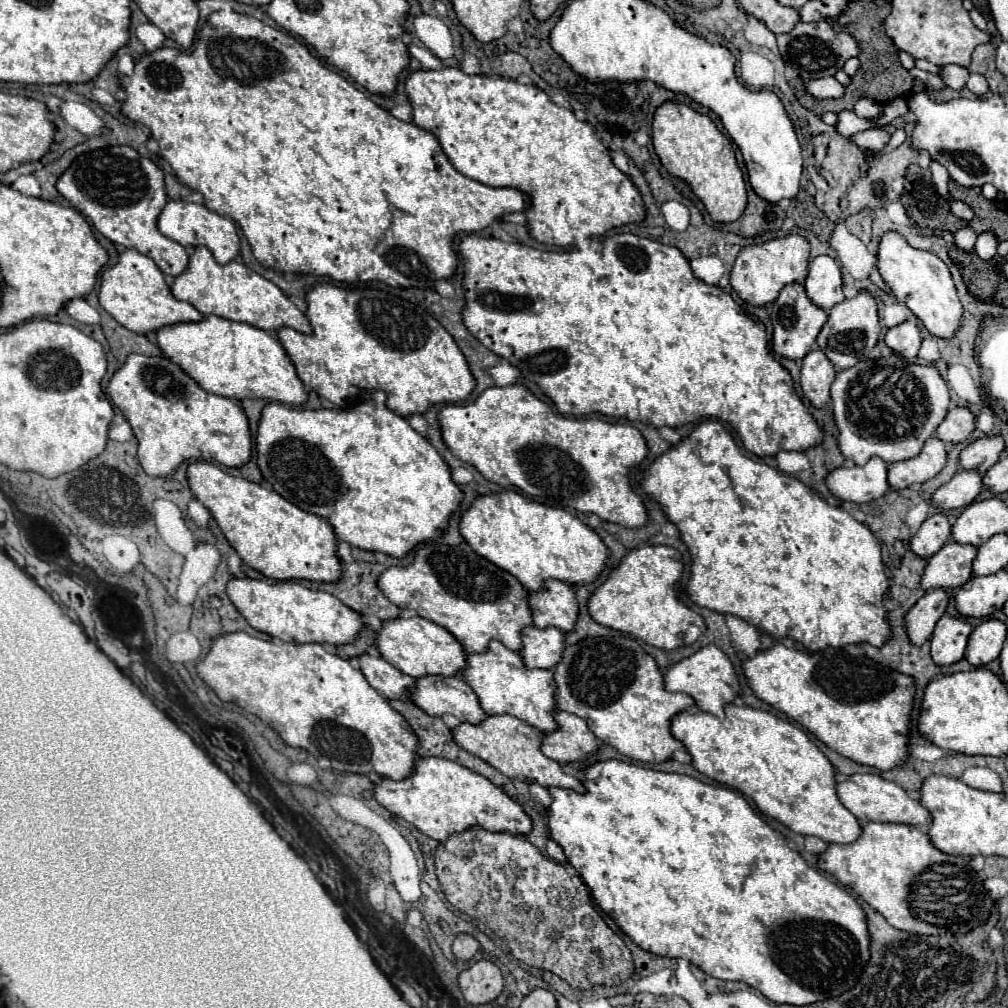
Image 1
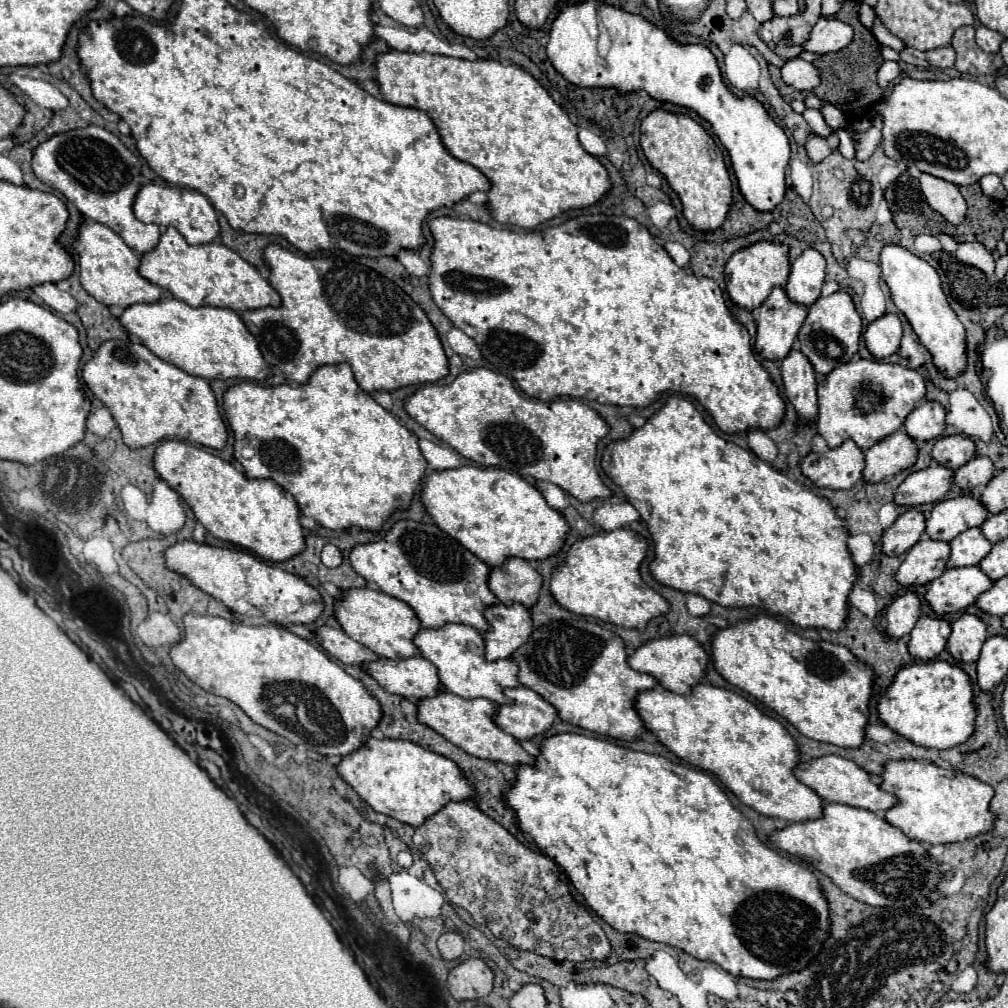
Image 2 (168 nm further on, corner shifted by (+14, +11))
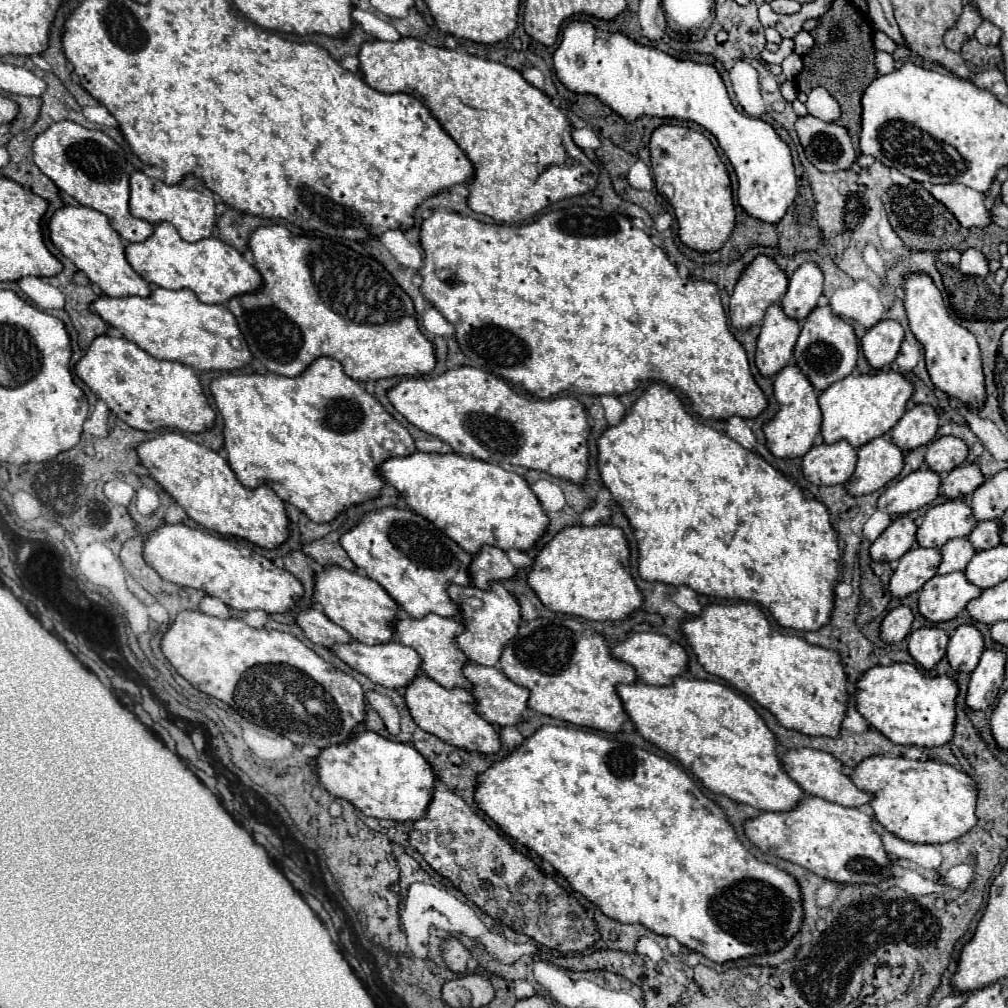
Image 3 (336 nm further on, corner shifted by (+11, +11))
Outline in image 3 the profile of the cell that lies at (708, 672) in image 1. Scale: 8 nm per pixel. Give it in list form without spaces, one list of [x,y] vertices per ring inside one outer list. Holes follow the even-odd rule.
[[[637,633],[637,635],[625,639],[623,643],[619,643],[615,649],[611,649],[611,653],[617,659],[633,665],[639,679],[649,685],[667,687],[673,683],[675,677],[681,677],[683,673],[689,671],[689,655],[687,655],[685,647],[679,645],[677,641],[669,639],[667,635],[659,635],[659,633]]]

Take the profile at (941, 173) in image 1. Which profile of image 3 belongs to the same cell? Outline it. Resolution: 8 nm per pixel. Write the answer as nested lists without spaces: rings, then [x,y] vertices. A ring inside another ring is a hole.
[[[961,183],[931,185],[929,193],[937,201],[943,201],[963,227],[985,227],[991,223],[989,211],[983,205],[983,195]]]

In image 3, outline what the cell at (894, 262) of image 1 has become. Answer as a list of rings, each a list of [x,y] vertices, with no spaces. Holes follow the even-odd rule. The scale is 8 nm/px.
[[[917,271],[905,275],[903,291],[905,291],[903,303],[905,303],[909,327],[915,339],[925,347],[925,363],[933,385],[943,393],[967,403],[971,409],[979,409],[985,401],[985,387],[983,387],[981,355],[975,335],[969,329],[963,329],[963,325],[955,323],[955,319],[949,315],[943,303],[943,295],[933,283],[929,273]]]

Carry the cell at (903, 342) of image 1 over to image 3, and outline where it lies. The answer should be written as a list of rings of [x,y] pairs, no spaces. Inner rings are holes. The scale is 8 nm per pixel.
[[[885,319],[865,333],[865,337],[861,339],[861,349],[871,367],[881,369],[895,361],[901,341],[903,341],[903,327],[899,325],[899,321]]]

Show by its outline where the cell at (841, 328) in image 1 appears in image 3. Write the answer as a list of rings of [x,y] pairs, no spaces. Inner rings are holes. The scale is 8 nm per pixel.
[[[829,305],[815,307],[805,317],[801,335],[795,345],[795,361],[801,367],[801,371],[809,377],[815,389],[823,391],[831,383],[853,373],[855,363],[857,363],[857,353],[859,353],[859,347],[857,347],[857,337],[855,337],[853,327],[841,317],[837,317]]]

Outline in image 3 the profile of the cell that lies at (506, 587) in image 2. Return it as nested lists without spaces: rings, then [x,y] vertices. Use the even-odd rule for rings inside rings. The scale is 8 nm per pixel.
[[[485,545],[481,549],[481,553],[473,557],[469,573],[471,573],[471,583],[475,587],[491,589],[491,581],[513,579],[517,571],[511,565],[511,561],[503,549]]]

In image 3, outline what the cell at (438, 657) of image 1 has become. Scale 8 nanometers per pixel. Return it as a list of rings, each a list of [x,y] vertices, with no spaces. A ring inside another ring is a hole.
[[[327,567],[315,579],[315,601],[323,607],[325,615],[349,631],[353,639],[365,645],[383,645],[395,639],[395,621],[399,617],[399,607],[391,595],[373,579],[359,575],[355,571],[345,571],[341,567]]]

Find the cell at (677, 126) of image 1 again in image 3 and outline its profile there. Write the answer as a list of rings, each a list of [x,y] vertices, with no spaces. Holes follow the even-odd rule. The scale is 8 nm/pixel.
[[[661,125],[649,139],[651,169],[657,191],[673,205],[679,221],[679,237],[697,251],[717,251],[735,225],[731,179],[713,143],[685,125]]]

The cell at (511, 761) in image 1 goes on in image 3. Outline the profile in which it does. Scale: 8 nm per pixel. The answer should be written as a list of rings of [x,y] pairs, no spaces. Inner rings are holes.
[[[419,673],[415,681],[405,689],[405,703],[415,719],[415,723],[427,731],[437,735],[449,745],[467,749],[467,751],[479,751],[485,755],[495,755],[501,749],[501,739],[497,729],[479,717],[475,709],[475,697],[467,689],[445,689],[439,683],[431,681],[427,675]]]

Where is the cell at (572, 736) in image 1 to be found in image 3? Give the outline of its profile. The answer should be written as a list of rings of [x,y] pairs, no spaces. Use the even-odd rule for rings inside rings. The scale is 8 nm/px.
[[[469,663],[463,669],[465,677],[473,683],[473,695],[477,699],[477,713],[485,717],[491,725],[497,727],[507,727],[507,725],[521,725],[523,723],[523,713],[527,711],[527,701],[529,701],[529,689],[513,683],[507,679],[501,671],[493,667],[483,667],[477,663]]]

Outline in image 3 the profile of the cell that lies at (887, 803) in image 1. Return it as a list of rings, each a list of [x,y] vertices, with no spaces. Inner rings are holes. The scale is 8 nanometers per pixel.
[[[793,749],[793,751],[785,753],[781,757],[781,761],[783,761],[787,775],[795,783],[799,783],[805,793],[809,793],[813,797],[821,797],[821,799],[827,799],[831,803],[845,805],[845,807],[863,807],[863,805],[871,803],[871,793],[857,789],[855,783],[851,781],[851,777],[845,775],[843,763],[837,757],[831,757],[831,753],[823,753],[823,751],[815,751],[815,749]]]

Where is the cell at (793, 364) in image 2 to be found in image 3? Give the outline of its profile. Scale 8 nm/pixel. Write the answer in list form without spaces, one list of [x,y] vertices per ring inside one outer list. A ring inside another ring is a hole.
[[[797,365],[783,367],[773,377],[773,387],[781,409],[775,415],[775,419],[763,429],[767,437],[767,445],[775,457],[803,457],[811,449],[813,439],[821,427],[821,409],[817,405],[817,389],[811,385],[807,375]]]

